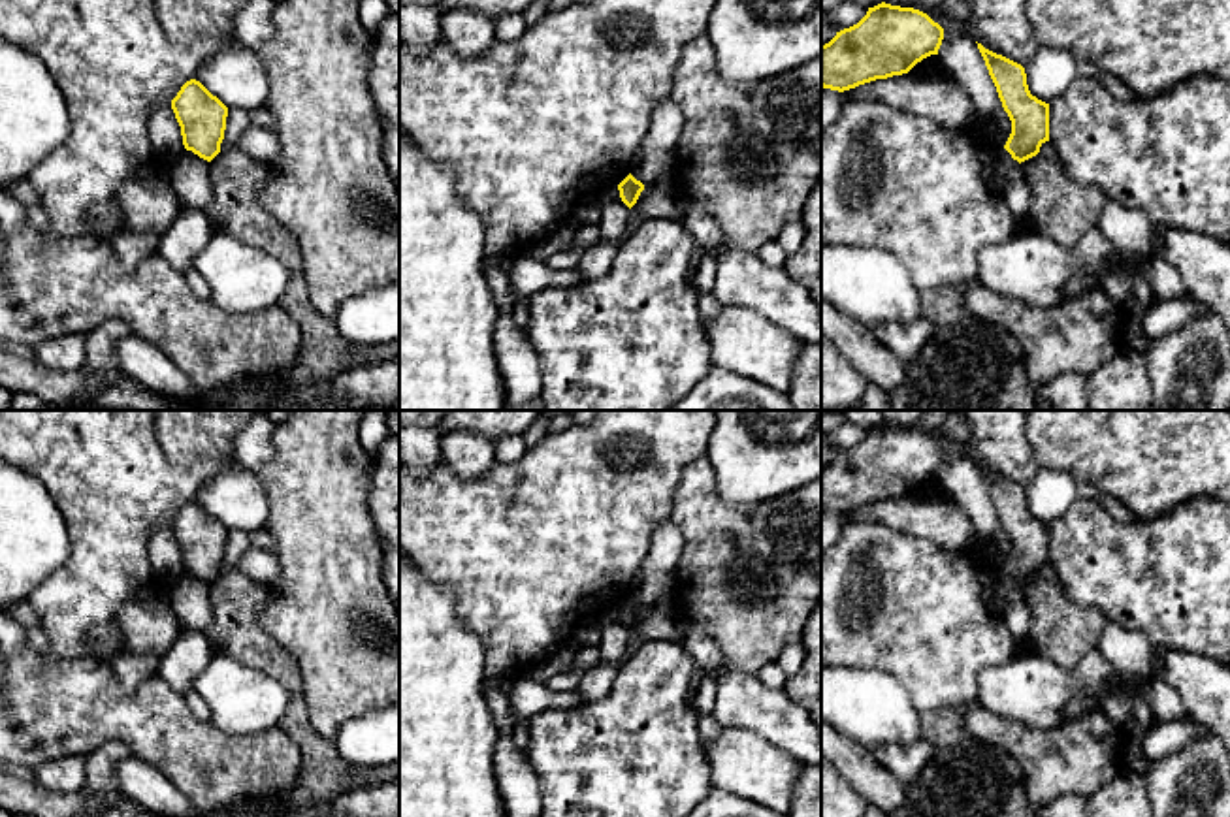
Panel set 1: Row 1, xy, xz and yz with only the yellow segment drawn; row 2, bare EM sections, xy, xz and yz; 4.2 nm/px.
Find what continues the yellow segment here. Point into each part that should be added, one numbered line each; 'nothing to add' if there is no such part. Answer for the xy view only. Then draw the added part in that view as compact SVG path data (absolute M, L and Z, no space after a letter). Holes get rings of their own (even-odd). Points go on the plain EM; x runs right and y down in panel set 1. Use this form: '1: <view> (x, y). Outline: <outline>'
nothing to add

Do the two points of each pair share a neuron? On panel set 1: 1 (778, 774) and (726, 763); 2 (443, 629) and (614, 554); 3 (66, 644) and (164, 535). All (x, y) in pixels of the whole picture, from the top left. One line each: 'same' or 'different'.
1: same
2: different
3: different

